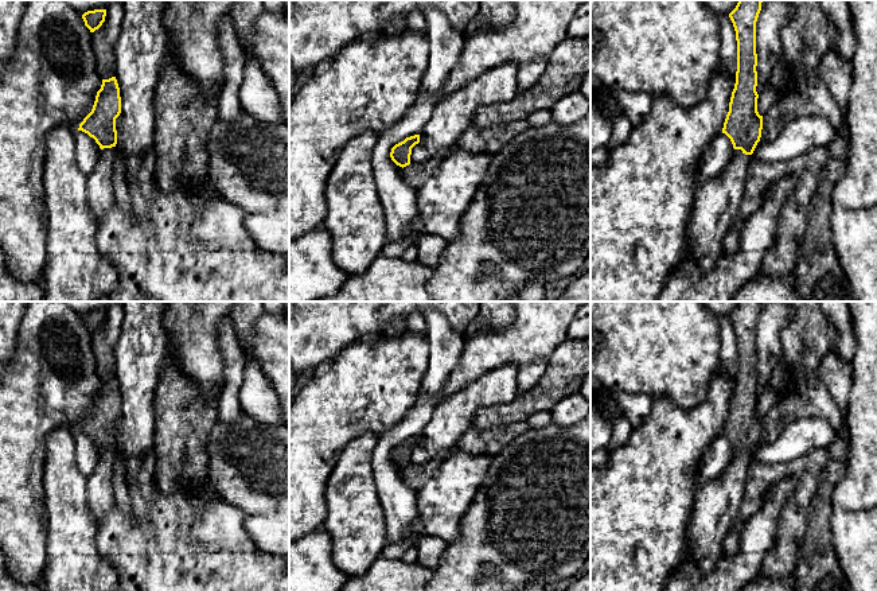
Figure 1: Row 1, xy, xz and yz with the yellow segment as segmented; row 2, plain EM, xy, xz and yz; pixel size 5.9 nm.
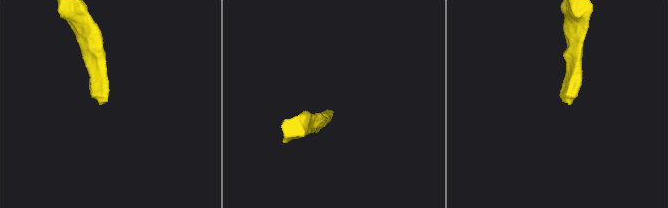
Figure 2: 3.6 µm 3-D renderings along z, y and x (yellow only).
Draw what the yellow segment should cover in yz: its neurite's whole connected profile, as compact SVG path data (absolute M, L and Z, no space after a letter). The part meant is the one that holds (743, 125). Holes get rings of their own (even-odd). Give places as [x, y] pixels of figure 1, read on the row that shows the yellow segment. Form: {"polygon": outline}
{"polygon": "M738 0L736 8L729 13L737 40L737 71L722 133L730 139L734 149L732 160L720 175L708 180L699 179L694 187L694 202L686 229L682 257L690 257L695 263L699 275L709 272L722 253L722 238L741 205L748 163L761 137L763 116L757 112L759 94L756 92L756 22L761 11L761 3L763 0Z"}

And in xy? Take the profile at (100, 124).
{"polygon": "M116 77L102 79L93 109L78 128L101 148L97 166L87 175L87 202L97 219L116 203L113 163L118 155L116 118L120 113L121 97Z"}

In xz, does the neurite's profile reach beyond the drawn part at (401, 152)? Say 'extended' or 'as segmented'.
as segmented

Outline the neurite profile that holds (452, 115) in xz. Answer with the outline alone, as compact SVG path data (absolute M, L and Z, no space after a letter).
M515 62L503 63L440 98L420 133L420 144L430 156L455 148L459 136L472 125L479 106L517 97L517 71Z

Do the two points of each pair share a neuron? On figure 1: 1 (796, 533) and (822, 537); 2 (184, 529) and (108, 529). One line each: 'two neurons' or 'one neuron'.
1: two neurons
2: one neuron

